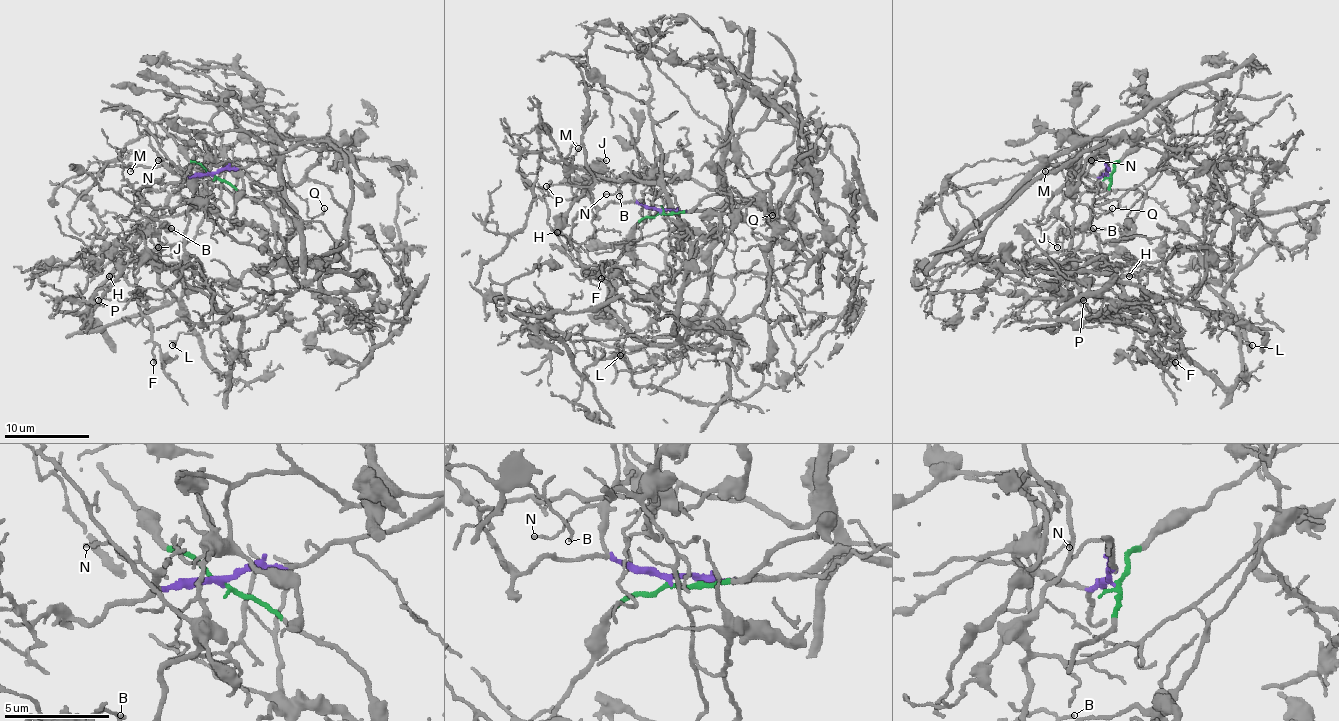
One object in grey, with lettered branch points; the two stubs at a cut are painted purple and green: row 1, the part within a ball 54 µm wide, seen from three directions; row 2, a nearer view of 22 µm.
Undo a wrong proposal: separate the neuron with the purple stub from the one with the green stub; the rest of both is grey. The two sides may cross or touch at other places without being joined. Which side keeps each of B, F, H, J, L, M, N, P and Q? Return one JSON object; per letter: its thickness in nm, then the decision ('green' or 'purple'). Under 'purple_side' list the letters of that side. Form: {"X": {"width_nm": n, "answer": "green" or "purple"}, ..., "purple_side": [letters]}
{"B": {"width_nm": 130, "answer": "green"}, "F": {"width_nm": 130, "answer": "green"}, "H": {"width_nm": 140, "answer": "green"}, "J": {"width_nm": 120, "answer": "green"}, "L": {"width_nm": 130, "answer": "green"}, "M": {"width_nm": 120, "answer": "purple"}, "N": {"width_nm": 140, "answer": "purple"}, "P": {"width_nm": 120, "answer": "green"}, "Q": {"width_nm": 110, "answer": "purple"}, "purple_side": ["M", "N", "Q"]}

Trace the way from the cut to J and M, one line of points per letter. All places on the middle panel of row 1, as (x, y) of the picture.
J: (660, 213), (719, 192), (736, 211), (692, 247), (671, 344), (607, 308), (561, 232), (605, 160)
M: (660, 213), (633, 203), (609, 203), (601, 209), (571, 169), (578, 148)

